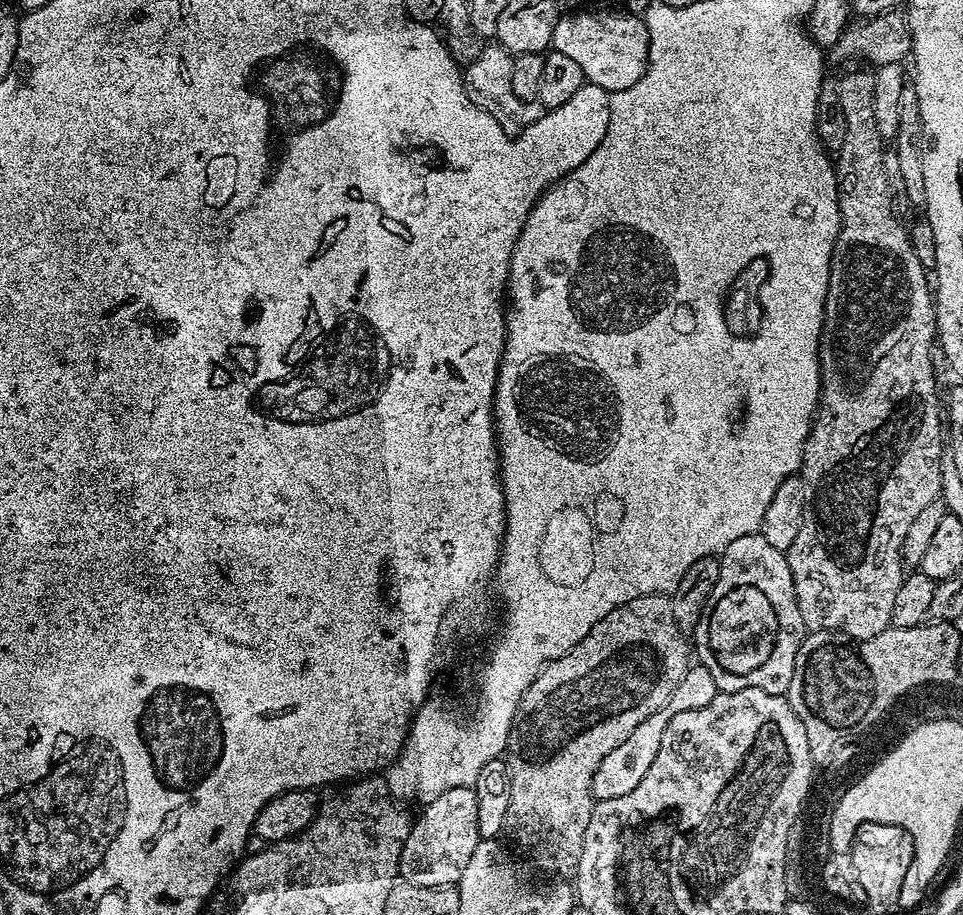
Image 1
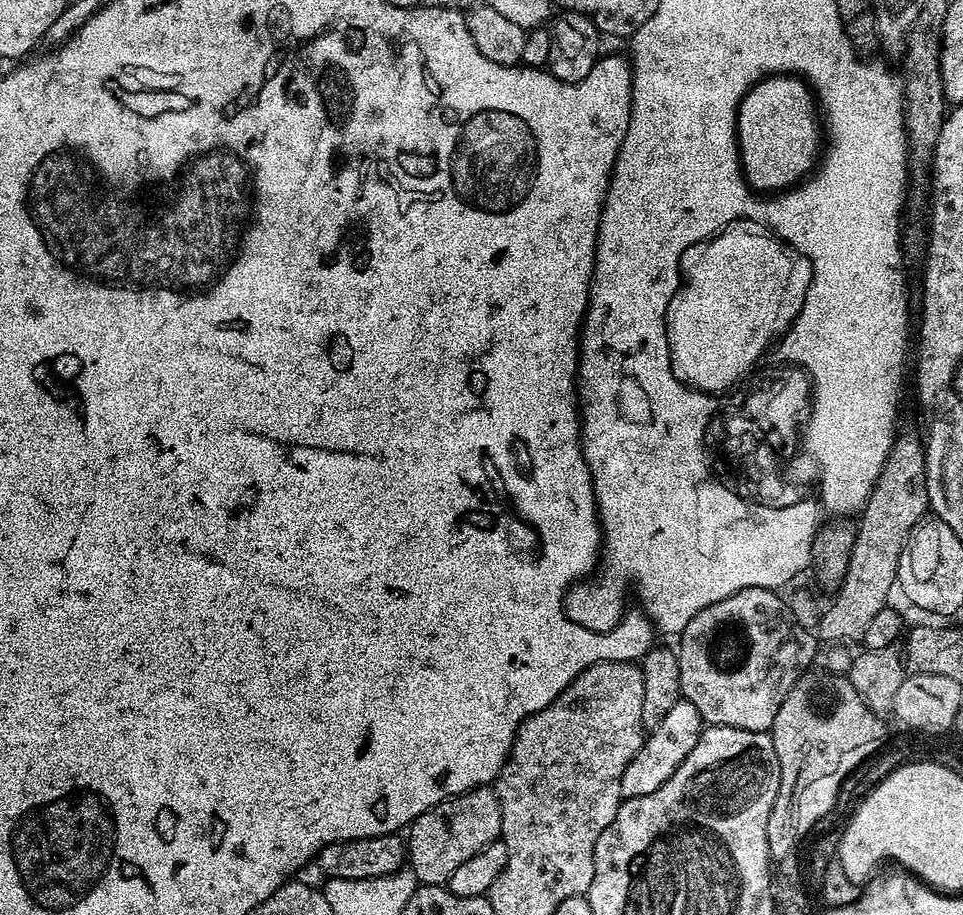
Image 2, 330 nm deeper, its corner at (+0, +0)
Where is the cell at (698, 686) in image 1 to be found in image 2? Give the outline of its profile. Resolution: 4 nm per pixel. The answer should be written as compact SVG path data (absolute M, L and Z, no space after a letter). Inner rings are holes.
M680 699L674 707L668 711L666 718L658 722L656 728L647 733L644 746L634 754L634 758L626 766L626 770L620 779L620 795L624 798L638 798L646 794L654 794L682 762L686 762L686 754L694 750L694 742L698 742L702 731L702 721L698 710L686 699Z

